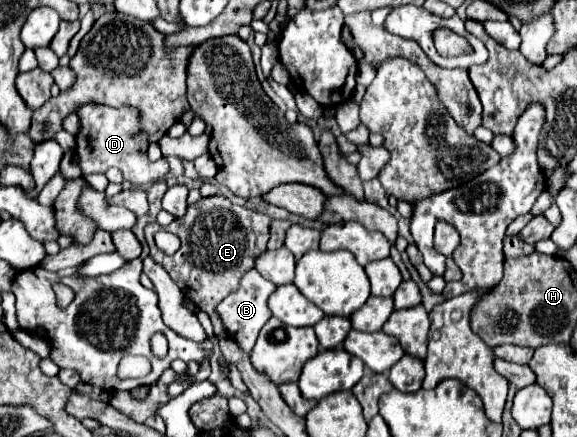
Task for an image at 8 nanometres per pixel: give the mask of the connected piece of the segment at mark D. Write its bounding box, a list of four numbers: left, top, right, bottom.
[77,104,169,186]

